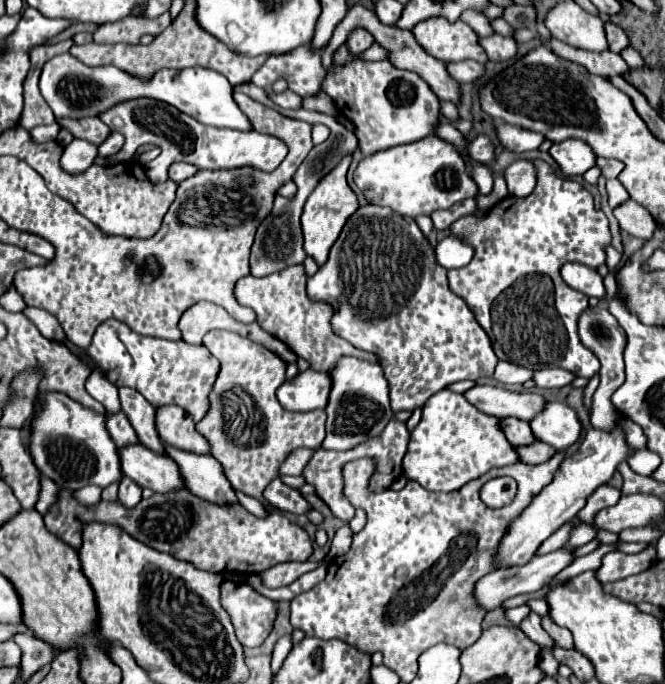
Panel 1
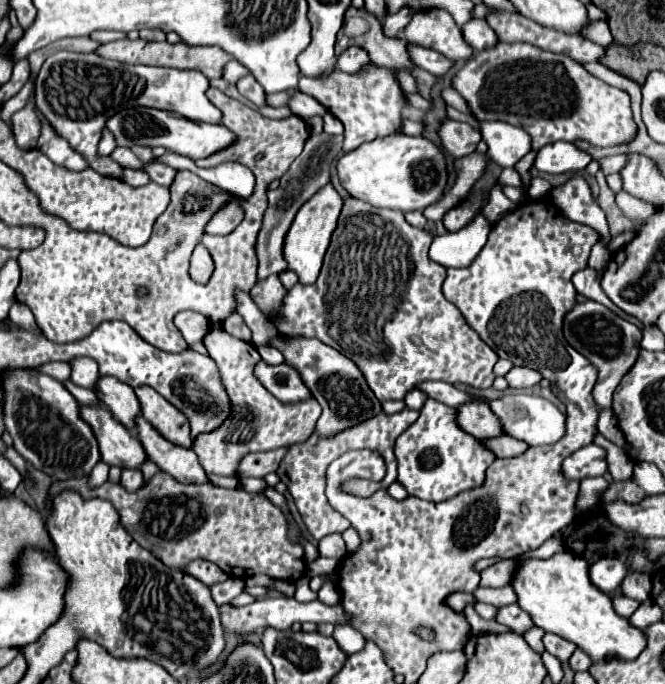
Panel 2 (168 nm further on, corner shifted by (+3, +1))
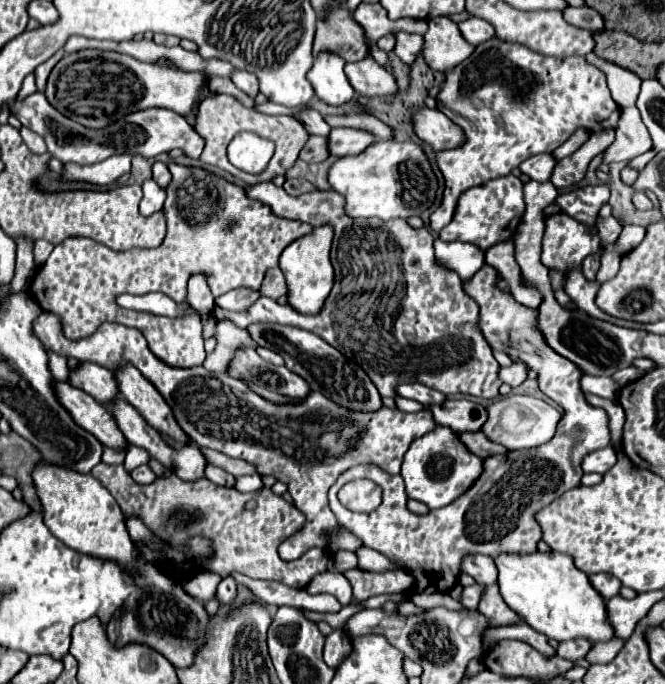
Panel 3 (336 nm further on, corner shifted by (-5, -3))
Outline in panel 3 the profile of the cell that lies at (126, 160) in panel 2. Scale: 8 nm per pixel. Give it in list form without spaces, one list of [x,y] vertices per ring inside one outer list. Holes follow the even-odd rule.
[[[146,179],[142,183],[142,191],[144,191],[144,197],[142,197],[142,203],[140,203],[142,215],[152,215],[154,211],[162,209],[162,205],[166,201],[166,191],[162,187],[158,187],[154,183],[154,179]]]

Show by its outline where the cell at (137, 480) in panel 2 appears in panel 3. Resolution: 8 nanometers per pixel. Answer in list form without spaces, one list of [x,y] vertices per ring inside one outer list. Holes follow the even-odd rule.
[[[140,465],[140,467],[136,467],[130,475],[132,475],[132,479],[134,479],[136,483],[140,483],[140,485],[144,485],[144,483],[152,483],[152,481],[156,479],[156,475],[152,473],[152,469],[150,469],[148,465]]]

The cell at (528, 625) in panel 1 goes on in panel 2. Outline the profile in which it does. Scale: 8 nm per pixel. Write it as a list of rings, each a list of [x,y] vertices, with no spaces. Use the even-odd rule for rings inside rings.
[[[516,605],[498,607],[496,621],[502,623],[502,625],[508,625],[508,627],[510,627],[512,631],[516,631],[516,633],[524,633],[526,629],[534,627],[534,623],[532,623],[532,619],[526,615],[526,611],[522,611],[522,609],[516,607]]]

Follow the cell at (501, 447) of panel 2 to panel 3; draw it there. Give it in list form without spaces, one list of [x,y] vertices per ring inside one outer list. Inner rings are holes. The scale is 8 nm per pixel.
[[[476,431],[476,433],[466,433],[466,435],[460,435],[462,443],[466,443],[466,447],[478,455],[480,459],[488,459],[492,455],[506,455],[506,447],[500,447],[498,443],[492,443],[482,431]]]

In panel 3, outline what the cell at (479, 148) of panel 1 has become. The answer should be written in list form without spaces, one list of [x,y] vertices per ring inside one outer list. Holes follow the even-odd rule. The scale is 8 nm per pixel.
[[[420,109],[414,115],[414,131],[416,135],[434,147],[434,151],[446,151],[460,147],[466,139],[462,127],[454,125],[442,111],[438,109]]]

